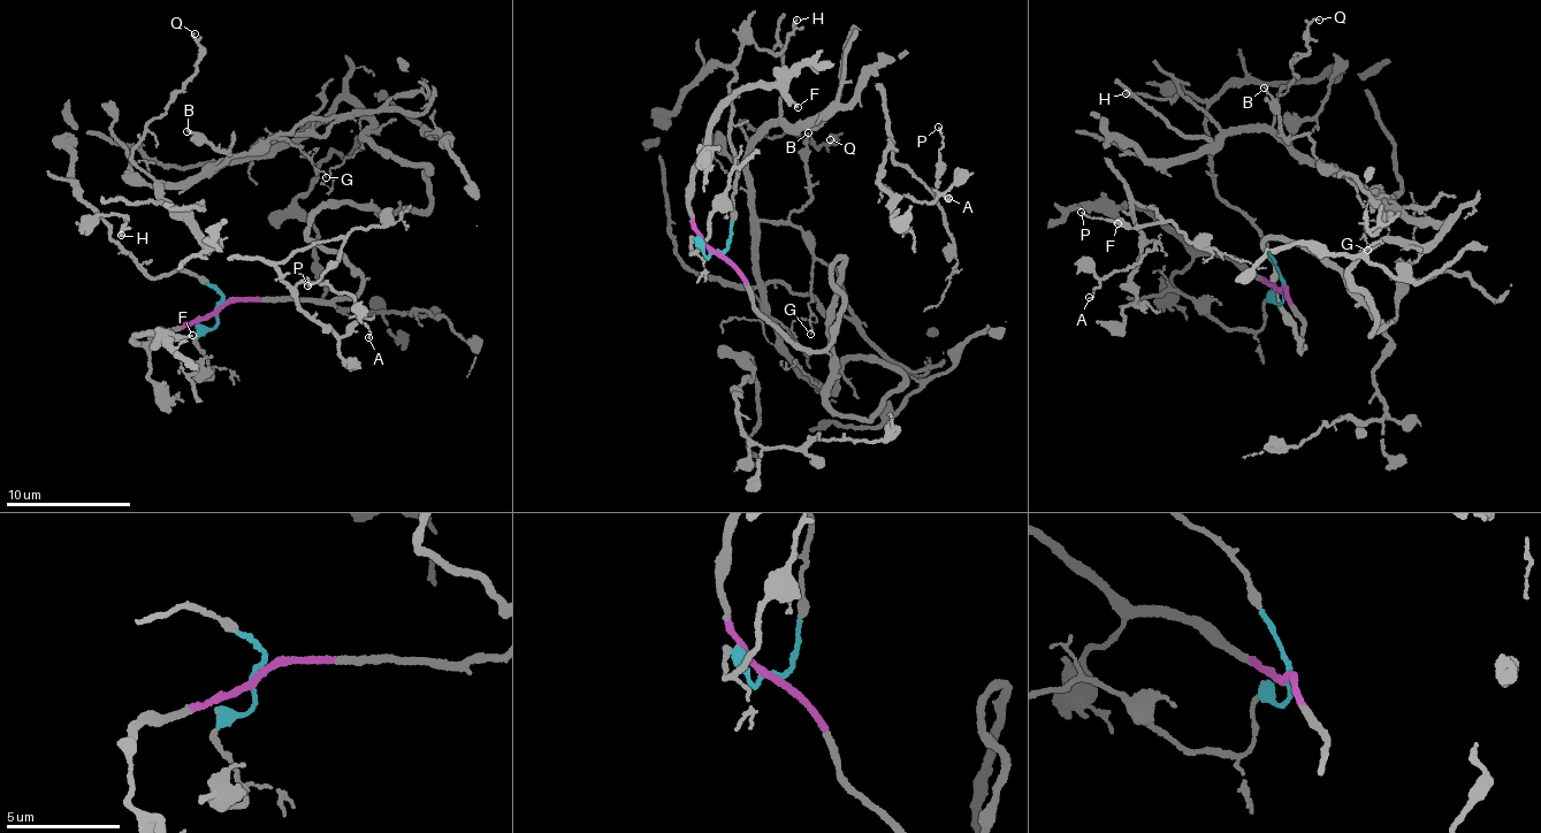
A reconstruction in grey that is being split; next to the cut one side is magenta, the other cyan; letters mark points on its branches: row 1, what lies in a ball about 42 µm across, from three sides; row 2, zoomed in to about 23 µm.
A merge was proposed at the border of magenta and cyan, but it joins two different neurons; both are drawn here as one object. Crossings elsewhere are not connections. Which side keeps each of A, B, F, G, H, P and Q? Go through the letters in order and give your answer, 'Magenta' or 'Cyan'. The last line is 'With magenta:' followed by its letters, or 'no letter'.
A: Magenta
B: Magenta
F: Magenta
G: Magenta
H: Cyan
P: Magenta
Q: Magenta
With magenta: A, B, F, G, P, Q

